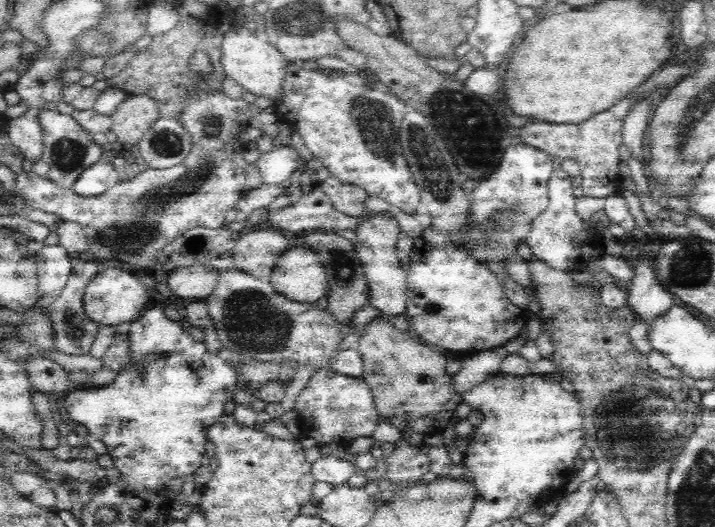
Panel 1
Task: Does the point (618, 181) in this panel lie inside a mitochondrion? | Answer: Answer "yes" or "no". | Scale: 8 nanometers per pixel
no

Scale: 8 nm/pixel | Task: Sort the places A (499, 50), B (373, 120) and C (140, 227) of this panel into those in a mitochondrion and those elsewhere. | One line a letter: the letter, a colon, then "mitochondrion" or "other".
A: other
B: mitochondrion
C: mitochondrion

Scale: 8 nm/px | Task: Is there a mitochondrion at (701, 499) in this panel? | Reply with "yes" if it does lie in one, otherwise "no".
yes

